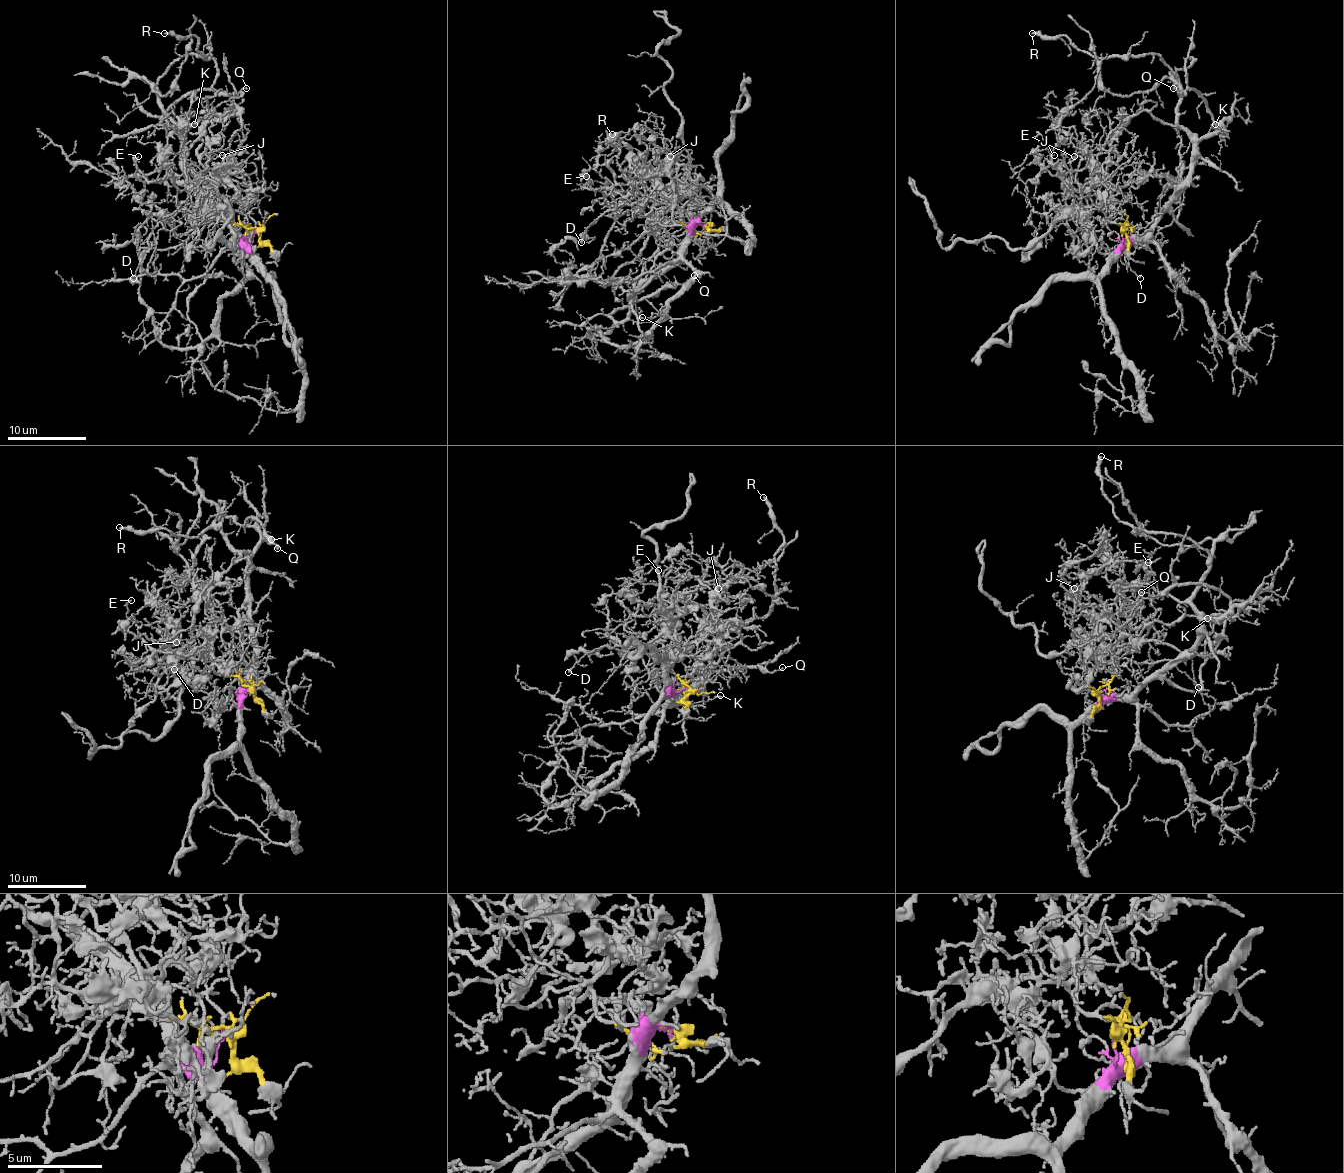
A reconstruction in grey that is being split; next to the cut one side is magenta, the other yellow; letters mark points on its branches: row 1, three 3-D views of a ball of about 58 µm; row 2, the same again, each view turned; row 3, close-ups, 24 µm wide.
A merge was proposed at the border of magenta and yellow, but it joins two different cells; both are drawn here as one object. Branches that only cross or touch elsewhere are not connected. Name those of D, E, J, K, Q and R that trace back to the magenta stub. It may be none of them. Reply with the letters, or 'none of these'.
K, Q, R

